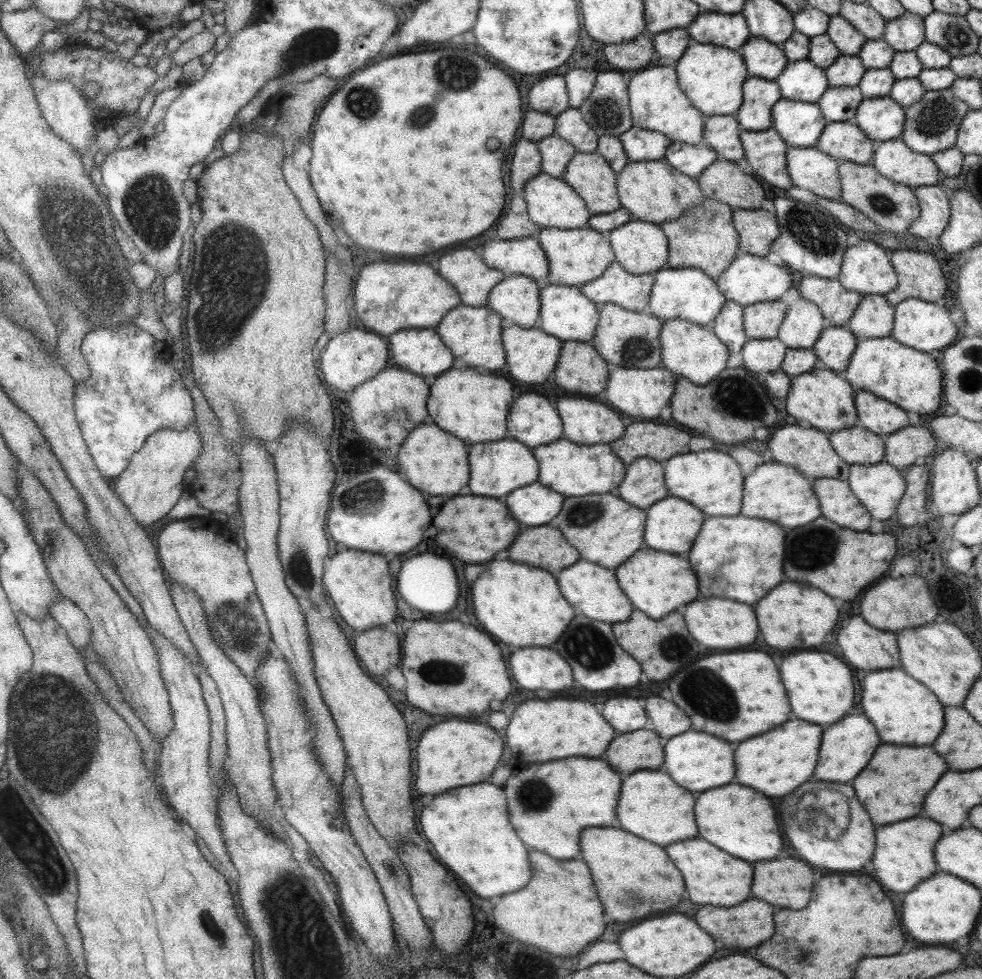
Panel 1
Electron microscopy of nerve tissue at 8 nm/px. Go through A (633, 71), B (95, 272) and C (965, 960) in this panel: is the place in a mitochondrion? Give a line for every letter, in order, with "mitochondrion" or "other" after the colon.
A: other
B: mitochondrion
C: other

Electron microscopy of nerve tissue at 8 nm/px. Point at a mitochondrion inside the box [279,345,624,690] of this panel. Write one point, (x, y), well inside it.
(592, 650)

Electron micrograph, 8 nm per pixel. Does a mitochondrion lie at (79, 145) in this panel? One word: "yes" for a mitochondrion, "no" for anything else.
no

